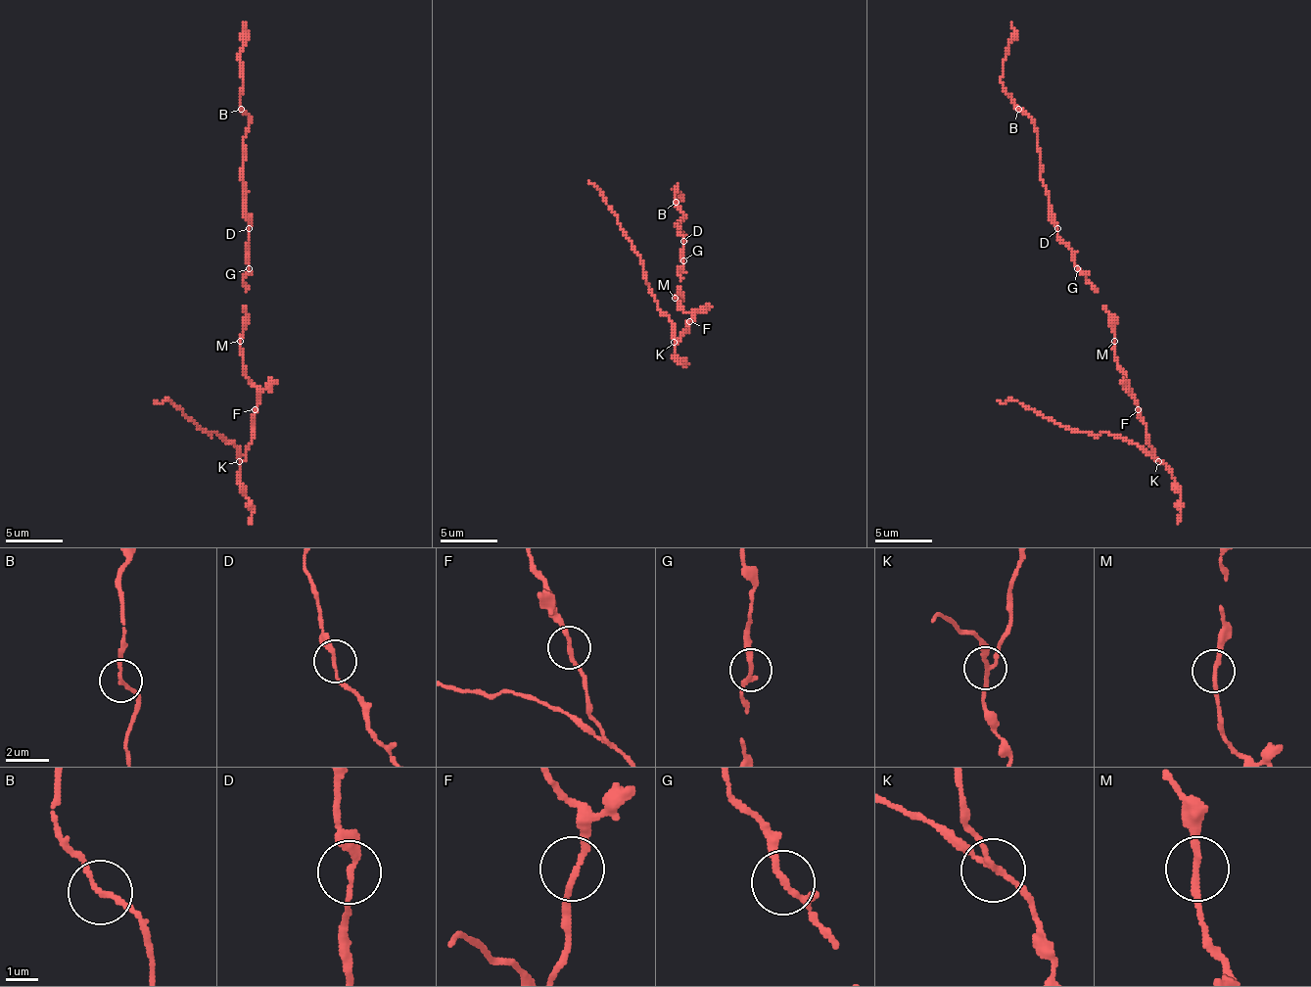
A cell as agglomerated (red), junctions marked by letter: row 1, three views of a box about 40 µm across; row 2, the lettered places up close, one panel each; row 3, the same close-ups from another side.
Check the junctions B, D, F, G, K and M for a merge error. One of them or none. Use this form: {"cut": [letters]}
{"cut": ["K"]}

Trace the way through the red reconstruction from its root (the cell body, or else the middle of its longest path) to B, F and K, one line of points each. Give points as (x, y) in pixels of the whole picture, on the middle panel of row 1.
B: (678, 295), (680, 293), (678, 269), (683, 263), (683, 238), (678, 220), (683, 217), (683, 212), (675, 201)
F: (678, 295), (675, 298), (678, 304), (692, 315), (692, 321), (689, 321)
K: (678, 295), (675, 298), (678, 304), (692, 315), (692, 321), (675, 341)

